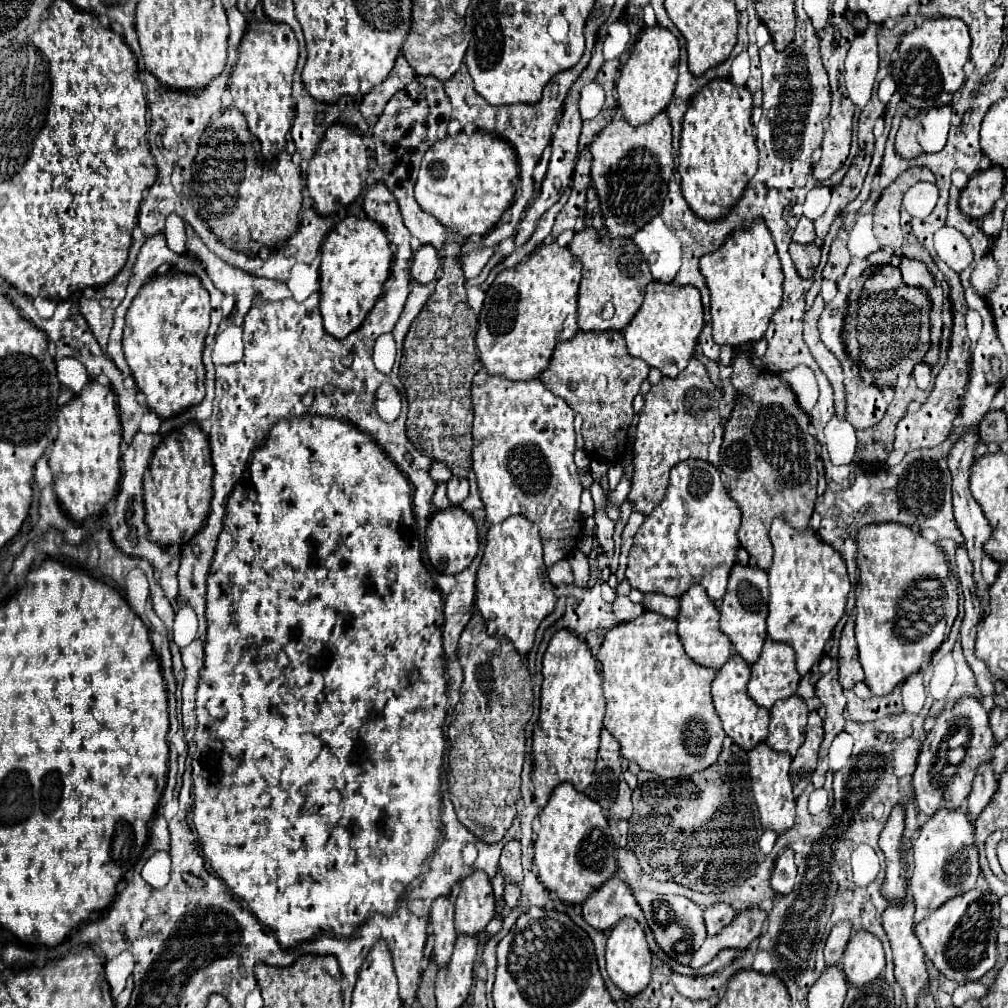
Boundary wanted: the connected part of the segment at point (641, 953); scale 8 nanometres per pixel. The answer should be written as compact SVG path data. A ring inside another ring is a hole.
M623 919L617 923L607 939L607 973L611 981L625 995L639 995L651 981L651 951L645 941L645 933L635 919Z

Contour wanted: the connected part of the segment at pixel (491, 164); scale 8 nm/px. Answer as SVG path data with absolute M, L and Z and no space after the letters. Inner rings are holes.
M485 131L471 135L459 133L435 143L431 151L425 153L415 185L415 201L425 213L433 215L441 225L461 237L487 235L497 225L503 211L509 209L517 185L517 155L501 137Z

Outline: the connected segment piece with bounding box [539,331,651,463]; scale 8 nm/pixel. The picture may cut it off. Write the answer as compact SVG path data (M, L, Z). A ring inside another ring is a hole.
M579 331L573 339L555 347L549 369L541 373L541 383L563 397L567 405L583 415L583 439L585 451L591 459L617 461L627 445L627 429L635 415L633 399L639 393L641 383L647 379L651 367L641 359L635 359L625 349L625 339L619 331L585 333Z

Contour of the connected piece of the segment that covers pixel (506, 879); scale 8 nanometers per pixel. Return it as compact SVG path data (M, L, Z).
M509 841L505 845L501 861L499 861L499 867L501 867L503 883L521 885L523 869L521 869L521 845L519 845L519 841Z

